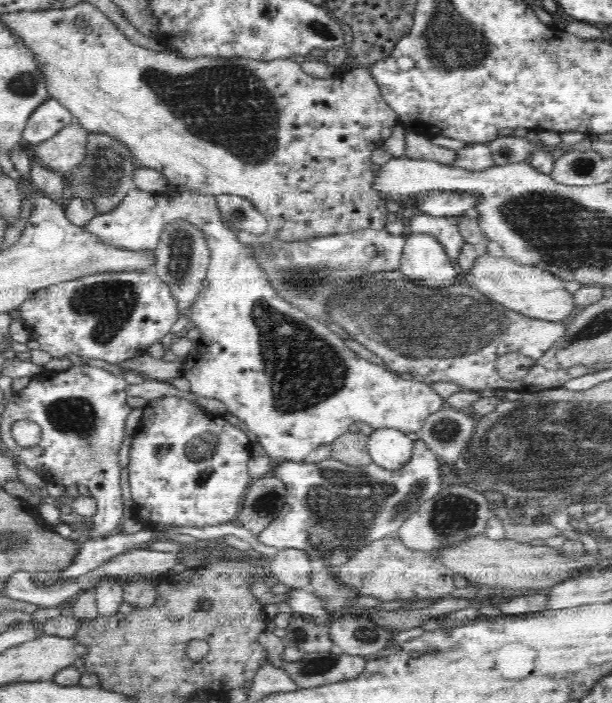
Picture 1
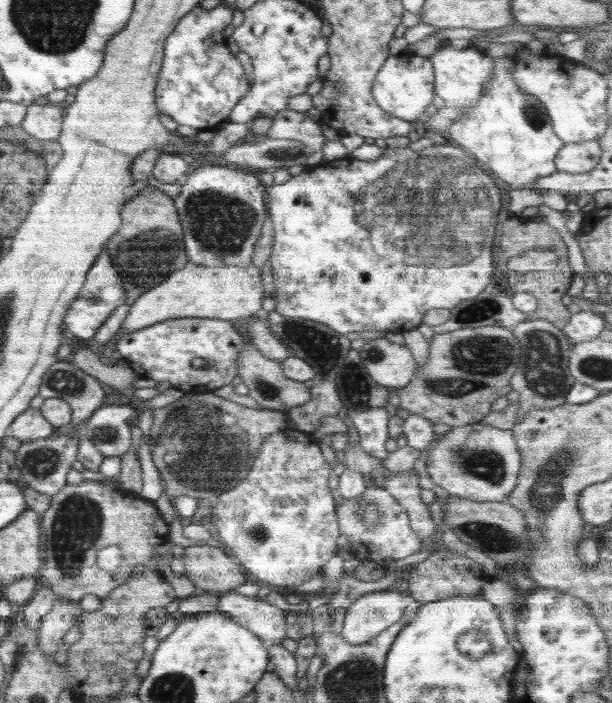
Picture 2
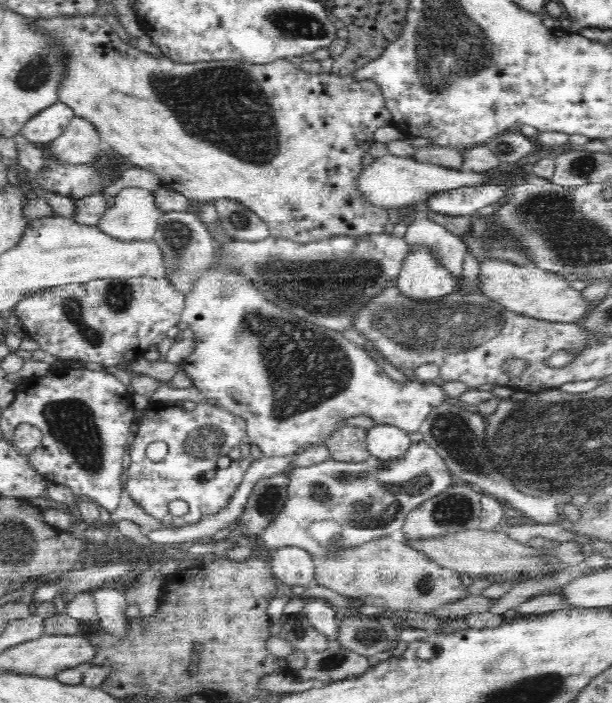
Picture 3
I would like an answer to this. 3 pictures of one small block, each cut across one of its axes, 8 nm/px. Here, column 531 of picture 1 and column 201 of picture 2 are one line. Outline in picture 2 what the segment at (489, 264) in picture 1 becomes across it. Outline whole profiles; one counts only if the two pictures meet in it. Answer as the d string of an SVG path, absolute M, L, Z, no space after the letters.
M188 261L184 268L172 272L164 282L133 301L120 330L134 332L173 318L217 318L239 322L256 314L265 314L262 307L265 296L261 275L262 271L252 264L246 267L207 267Z

